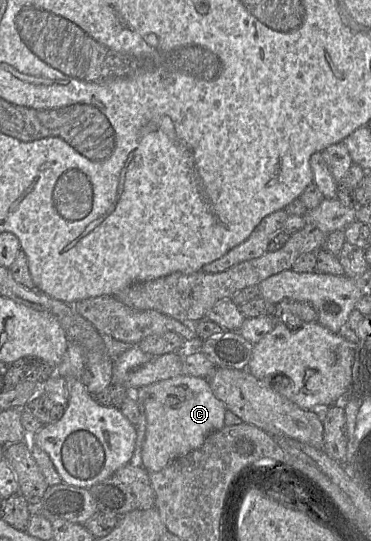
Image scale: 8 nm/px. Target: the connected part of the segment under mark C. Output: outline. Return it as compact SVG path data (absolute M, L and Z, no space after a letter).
M179 375L131 391L146 415L147 427L142 448L143 467L158 472L173 460L202 446L212 432L222 429L226 406L213 393L206 378Z

